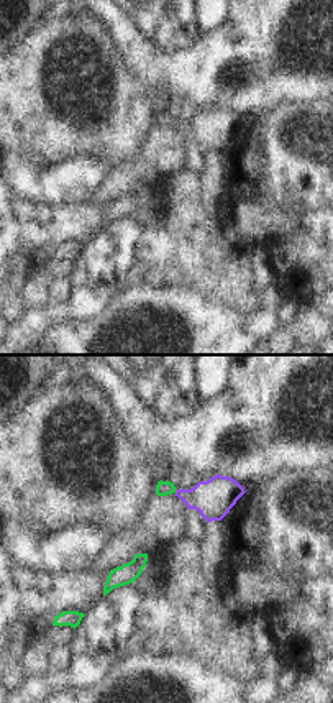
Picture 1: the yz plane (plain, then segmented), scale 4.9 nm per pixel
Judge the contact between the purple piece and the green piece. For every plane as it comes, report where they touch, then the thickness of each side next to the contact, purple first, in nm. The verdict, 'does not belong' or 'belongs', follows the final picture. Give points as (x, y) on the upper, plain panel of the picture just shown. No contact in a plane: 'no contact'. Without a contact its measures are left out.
no contact

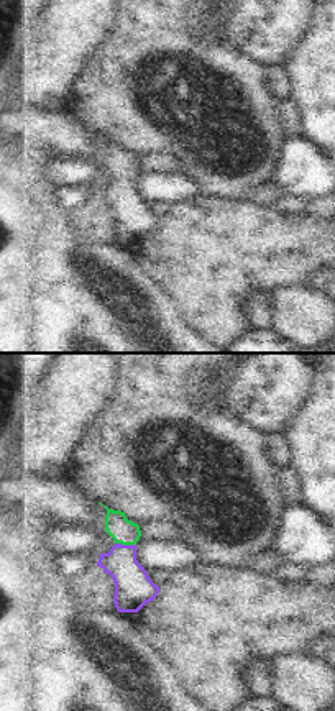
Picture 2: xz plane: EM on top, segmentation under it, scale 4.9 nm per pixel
contact (125, 178); calibres 190 and 120 nm

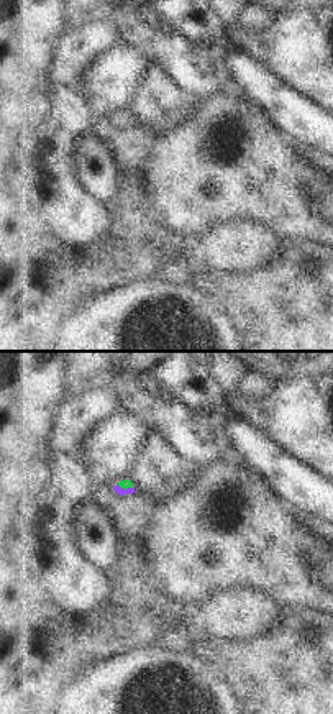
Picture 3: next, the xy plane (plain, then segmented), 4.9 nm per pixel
contact (125, 122); calibres 40 and 50 nm

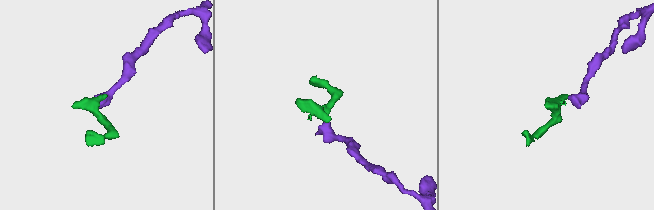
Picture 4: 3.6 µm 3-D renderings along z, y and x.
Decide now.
belongs

